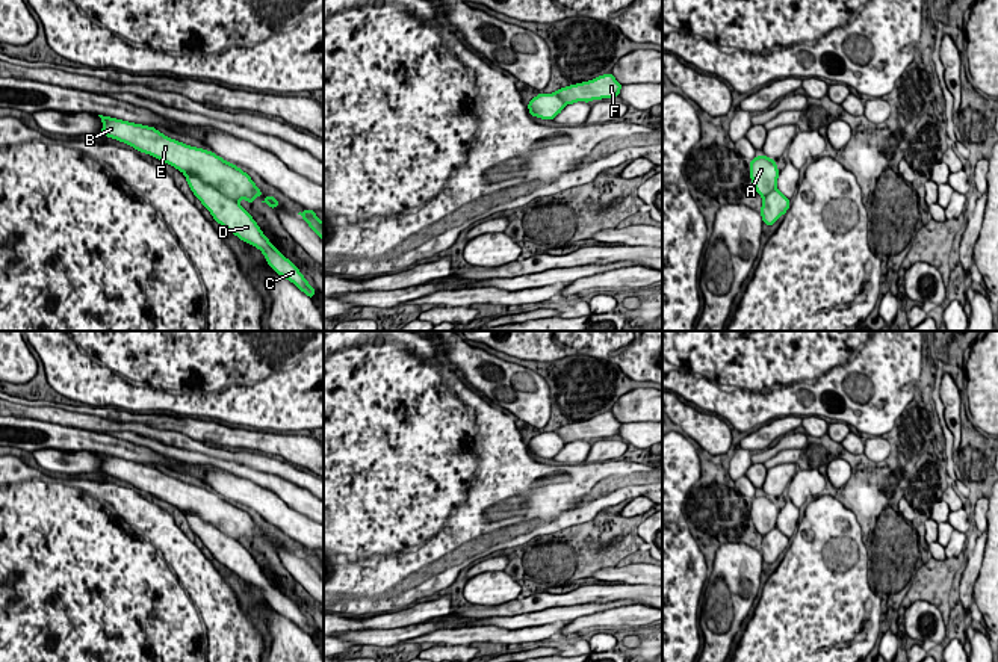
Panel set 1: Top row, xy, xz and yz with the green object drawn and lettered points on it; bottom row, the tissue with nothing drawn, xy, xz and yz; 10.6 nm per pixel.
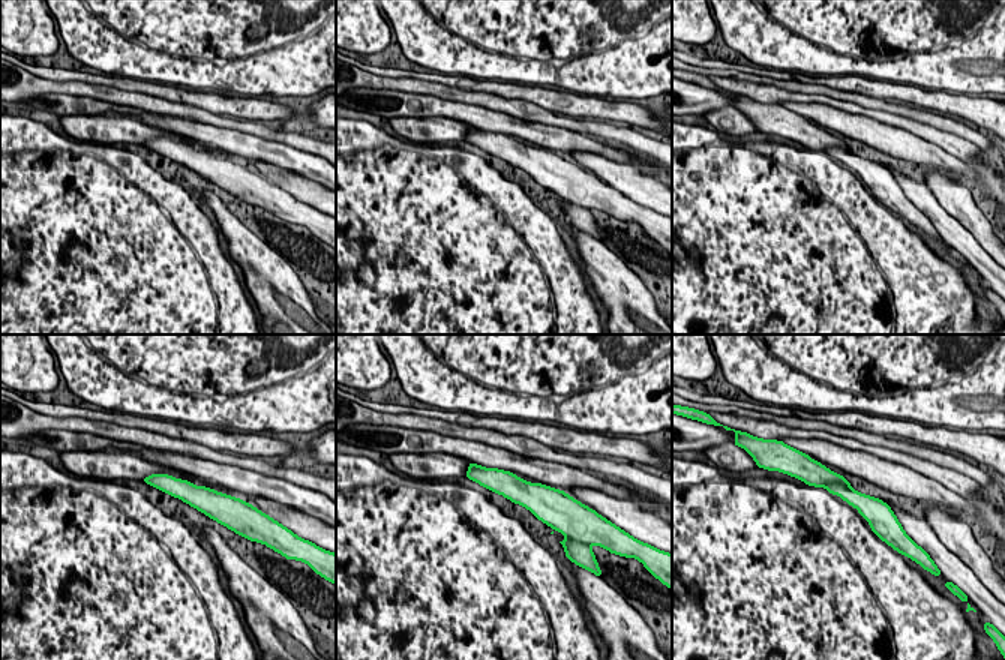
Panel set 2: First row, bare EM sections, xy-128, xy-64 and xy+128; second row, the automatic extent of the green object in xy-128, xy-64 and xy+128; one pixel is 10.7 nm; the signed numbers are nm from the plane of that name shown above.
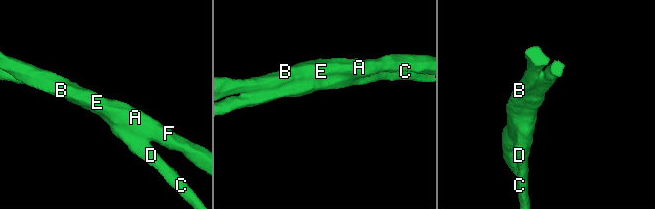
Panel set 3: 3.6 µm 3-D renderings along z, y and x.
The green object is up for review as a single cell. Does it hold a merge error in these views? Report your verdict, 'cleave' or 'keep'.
keep

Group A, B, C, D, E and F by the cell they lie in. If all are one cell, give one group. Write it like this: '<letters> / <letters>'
A B C D E F

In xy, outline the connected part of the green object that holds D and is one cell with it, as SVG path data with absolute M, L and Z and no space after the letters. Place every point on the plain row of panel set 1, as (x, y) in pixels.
M98 455L103 459L101 472L107 476L132 484L135 488L181 509L194 534L218 562L236 573L237 577L259 586L277 612L313 638L315 627L298 606L268 579L251 553L237 541L246 538L253 543L259 534L263 535L246 511L212 490L174 479L154 466Z

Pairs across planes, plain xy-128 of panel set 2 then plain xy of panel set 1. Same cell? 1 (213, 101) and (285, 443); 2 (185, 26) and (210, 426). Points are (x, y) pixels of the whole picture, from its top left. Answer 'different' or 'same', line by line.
1: same
2: different

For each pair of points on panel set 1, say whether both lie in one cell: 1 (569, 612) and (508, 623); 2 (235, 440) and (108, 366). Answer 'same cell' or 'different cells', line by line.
1: same cell
2: different cells

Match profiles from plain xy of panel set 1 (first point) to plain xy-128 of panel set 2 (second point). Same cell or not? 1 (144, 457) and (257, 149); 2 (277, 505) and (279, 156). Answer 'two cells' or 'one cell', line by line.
1: one cell
2: two cells

